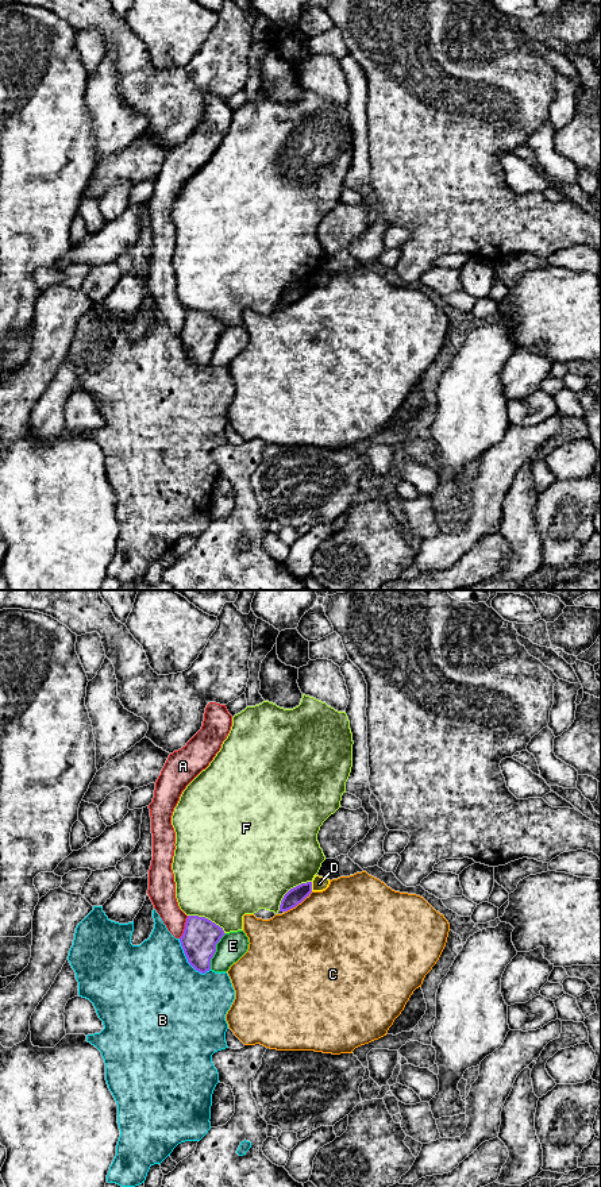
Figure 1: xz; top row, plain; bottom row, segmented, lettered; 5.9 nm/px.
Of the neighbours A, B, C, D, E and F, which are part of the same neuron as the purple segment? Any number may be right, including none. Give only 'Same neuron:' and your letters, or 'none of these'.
Same neuron: none of these

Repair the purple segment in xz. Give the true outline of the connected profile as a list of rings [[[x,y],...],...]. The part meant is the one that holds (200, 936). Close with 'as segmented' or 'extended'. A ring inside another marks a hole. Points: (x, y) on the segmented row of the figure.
[[[188,916],[185,929],[180,937],[188,963],[199,972],[211,970],[211,959],[216,952],[216,944],[224,936],[223,928],[205,917]]]; as segmented

